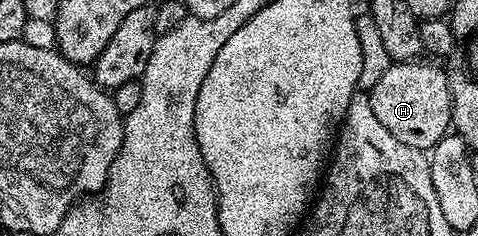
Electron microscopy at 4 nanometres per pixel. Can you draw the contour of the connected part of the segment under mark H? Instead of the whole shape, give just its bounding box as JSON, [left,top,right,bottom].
[369,59,452,151]

